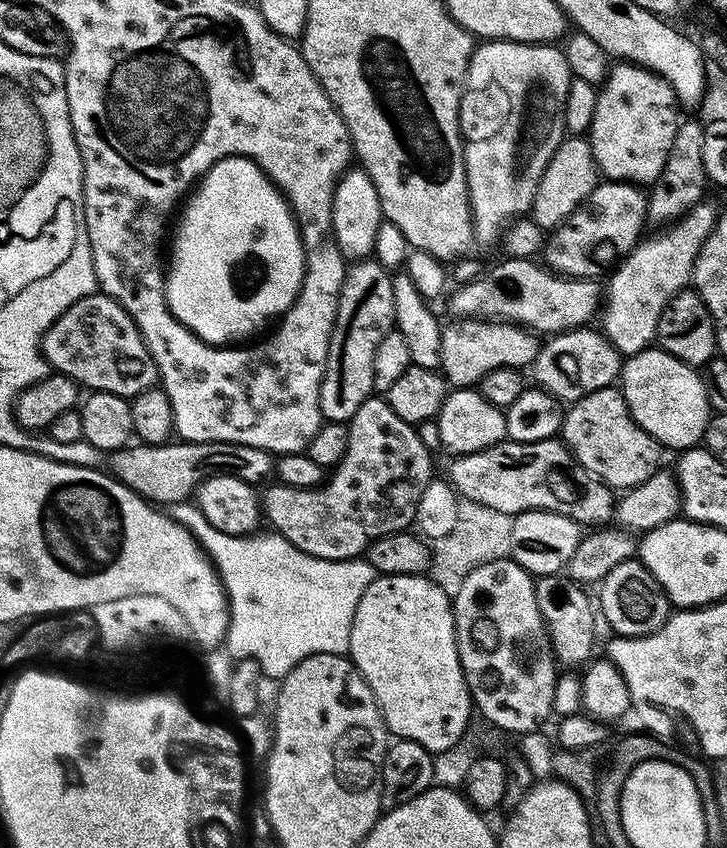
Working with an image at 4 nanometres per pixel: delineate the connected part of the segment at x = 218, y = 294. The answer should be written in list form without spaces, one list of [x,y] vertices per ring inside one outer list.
[[[228,156],[226,159],[218,161],[209,172],[205,172],[200,177],[195,187],[191,189],[190,195],[183,201],[182,207],[175,217],[174,228],[175,224],[176,233],[173,236],[171,233],[170,236],[172,257],[169,260],[167,257],[166,260],[164,301],[168,304],[168,309],[174,314],[174,318],[178,318],[178,322],[182,322],[182,326],[189,328],[199,340],[221,346],[232,346],[237,342],[247,341],[257,335],[255,332],[259,328],[265,327],[264,329],[267,329],[273,321],[283,316],[289,306],[295,302],[304,281],[304,243],[300,237],[300,228],[296,225],[296,216],[292,213],[292,208],[288,205],[284,195],[276,189],[272,179],[253,160],[247,160],[244,156]]]

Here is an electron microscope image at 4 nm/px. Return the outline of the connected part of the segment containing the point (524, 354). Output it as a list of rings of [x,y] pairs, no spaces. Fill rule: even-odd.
[[[456,318],[453,324],[445,323],[441,334],[440,368],[444,379],[456,388],[479,385],[480,379],[490,370],[519,368],[535,365],[541,341],[531,331],[515,323],[497,319]]]

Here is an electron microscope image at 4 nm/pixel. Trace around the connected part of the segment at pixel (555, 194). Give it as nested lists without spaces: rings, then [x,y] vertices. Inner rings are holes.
[[[568,134],[554,150],[546,170],[541,174],[538,190],[530,217],[534,223],[545,230],[554,230],[567,220],[568,215],[595,190],[598,183],[598,169],[594,162],[591,143],[583,135]]]

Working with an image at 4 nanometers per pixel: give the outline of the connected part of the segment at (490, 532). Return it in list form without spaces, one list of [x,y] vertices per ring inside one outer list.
[[[461,499],[457,506],[456,526],[450,533],[435,540],[430,546],[429,579],[450,598],[458,594],[466,574],[486,562],[507,559],[510,555],[512,516],[491,510],[473,500]]]

